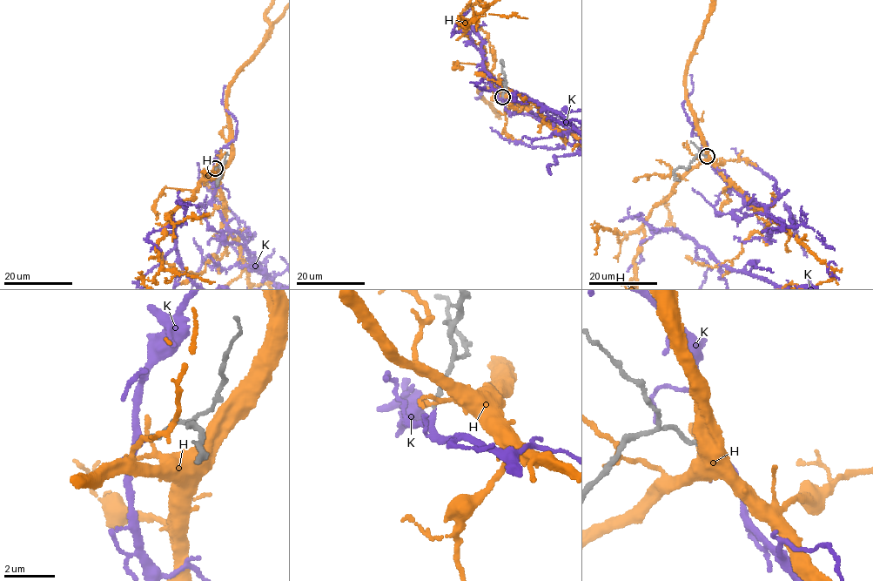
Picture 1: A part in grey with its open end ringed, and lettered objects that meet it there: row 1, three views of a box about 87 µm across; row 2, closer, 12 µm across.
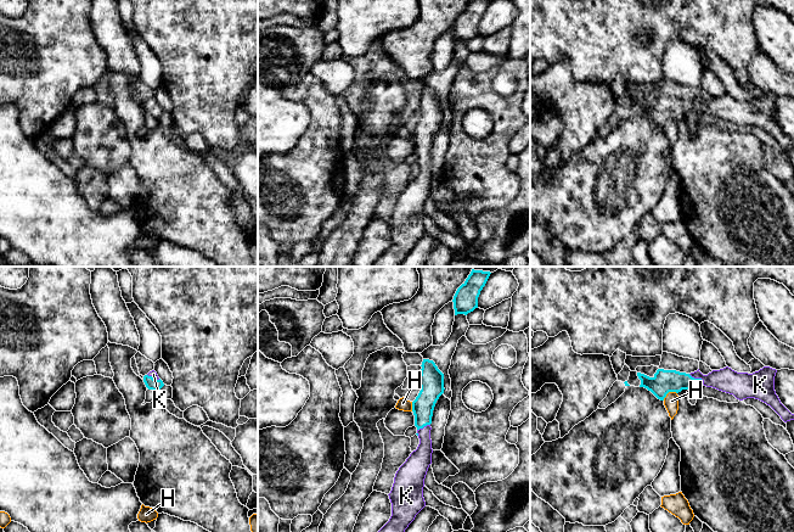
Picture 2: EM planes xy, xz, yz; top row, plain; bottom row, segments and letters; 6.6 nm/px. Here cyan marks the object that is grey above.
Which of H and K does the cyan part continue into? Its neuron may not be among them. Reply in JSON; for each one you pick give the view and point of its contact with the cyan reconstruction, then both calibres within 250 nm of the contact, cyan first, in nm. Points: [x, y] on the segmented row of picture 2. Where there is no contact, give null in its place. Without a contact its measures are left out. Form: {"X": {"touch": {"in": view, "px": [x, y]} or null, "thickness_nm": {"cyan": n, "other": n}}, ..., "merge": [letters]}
{"K": {"touch": {"in": "yz", "px": [697, 379]}, "thickness_nm": {"cyan": 160, "other": 160}}, "merge": ["K"]}

